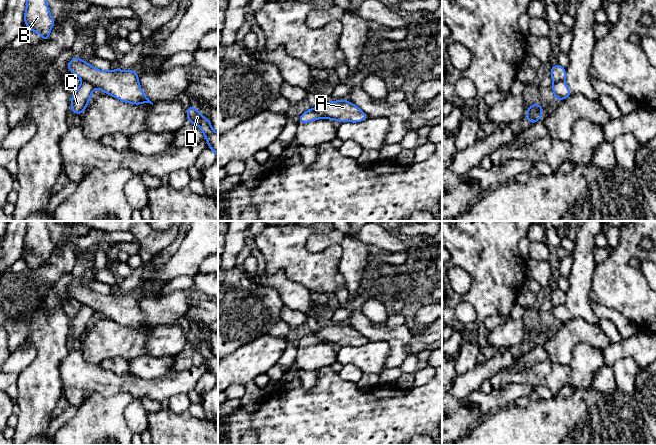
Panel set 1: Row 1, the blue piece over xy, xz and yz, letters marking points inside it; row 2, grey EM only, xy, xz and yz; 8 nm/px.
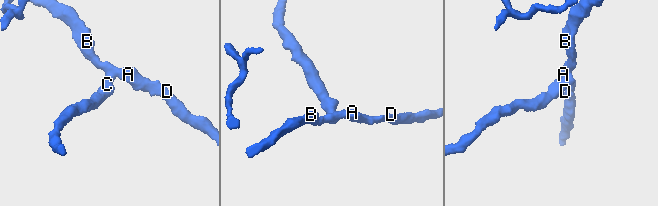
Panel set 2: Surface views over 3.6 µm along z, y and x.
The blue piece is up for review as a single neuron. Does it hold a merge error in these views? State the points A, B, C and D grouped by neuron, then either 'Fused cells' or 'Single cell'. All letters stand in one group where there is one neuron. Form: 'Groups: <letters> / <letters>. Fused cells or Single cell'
Groups: A B D / C. Fused cells

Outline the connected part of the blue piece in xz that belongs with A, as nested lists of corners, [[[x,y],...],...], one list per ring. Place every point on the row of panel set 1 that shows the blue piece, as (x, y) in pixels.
[[[341,99],[314,108],[320,118],[342,122],[362,122],[369,116],[350,101]]]

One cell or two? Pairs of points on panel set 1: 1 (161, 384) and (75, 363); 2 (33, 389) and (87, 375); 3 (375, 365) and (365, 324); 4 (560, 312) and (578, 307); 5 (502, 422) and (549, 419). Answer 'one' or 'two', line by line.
1: one
2: two
3: two
4: one
5: one

